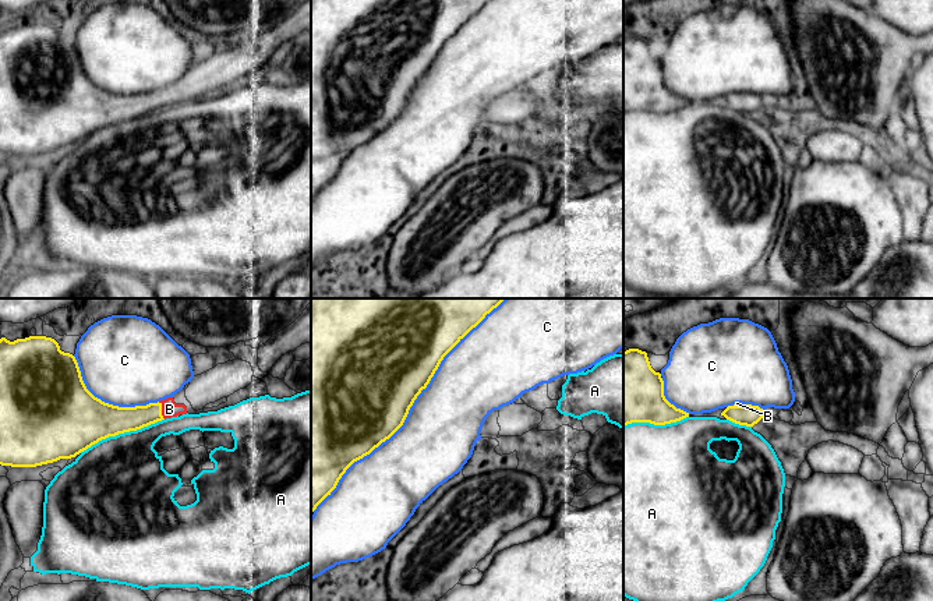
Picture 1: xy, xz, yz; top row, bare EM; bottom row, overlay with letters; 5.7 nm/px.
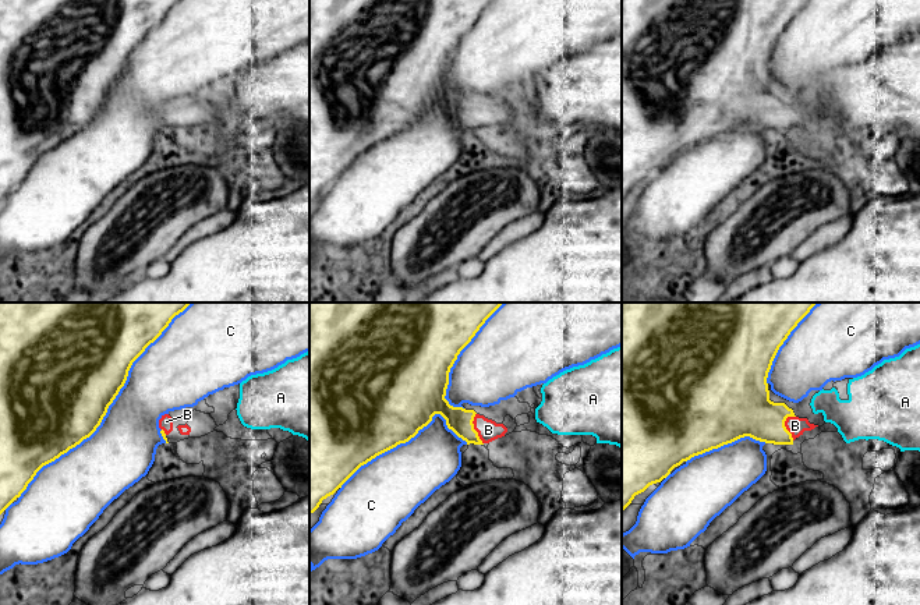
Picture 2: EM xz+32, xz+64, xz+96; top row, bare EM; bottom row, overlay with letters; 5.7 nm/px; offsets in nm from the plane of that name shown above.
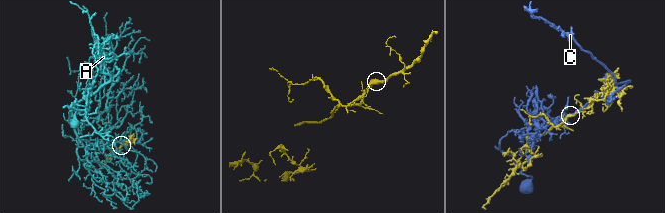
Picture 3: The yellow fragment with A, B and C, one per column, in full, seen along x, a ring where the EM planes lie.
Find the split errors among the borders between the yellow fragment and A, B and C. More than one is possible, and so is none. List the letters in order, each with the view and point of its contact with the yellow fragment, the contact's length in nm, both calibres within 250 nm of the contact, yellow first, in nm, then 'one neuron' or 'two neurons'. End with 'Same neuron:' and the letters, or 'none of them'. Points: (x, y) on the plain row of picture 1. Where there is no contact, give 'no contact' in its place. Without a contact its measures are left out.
A: contact xy (122, 120); length 500 nm; calibres 320 and 480 nm; two neurons
B: contact xy (161, 98); length 110 nm; calibres 160 and 100 nm; one neuron
C: contact xz (406, 103); length 1500 nm; calibres 500 and 440 nm; two neurons
Same neuron: B

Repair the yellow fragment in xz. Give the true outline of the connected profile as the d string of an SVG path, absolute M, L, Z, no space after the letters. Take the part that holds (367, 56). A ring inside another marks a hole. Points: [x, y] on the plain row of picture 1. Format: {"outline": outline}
{"outline": "M311 0L311 201L346 158L389 127L443 45L490 0Z"}

